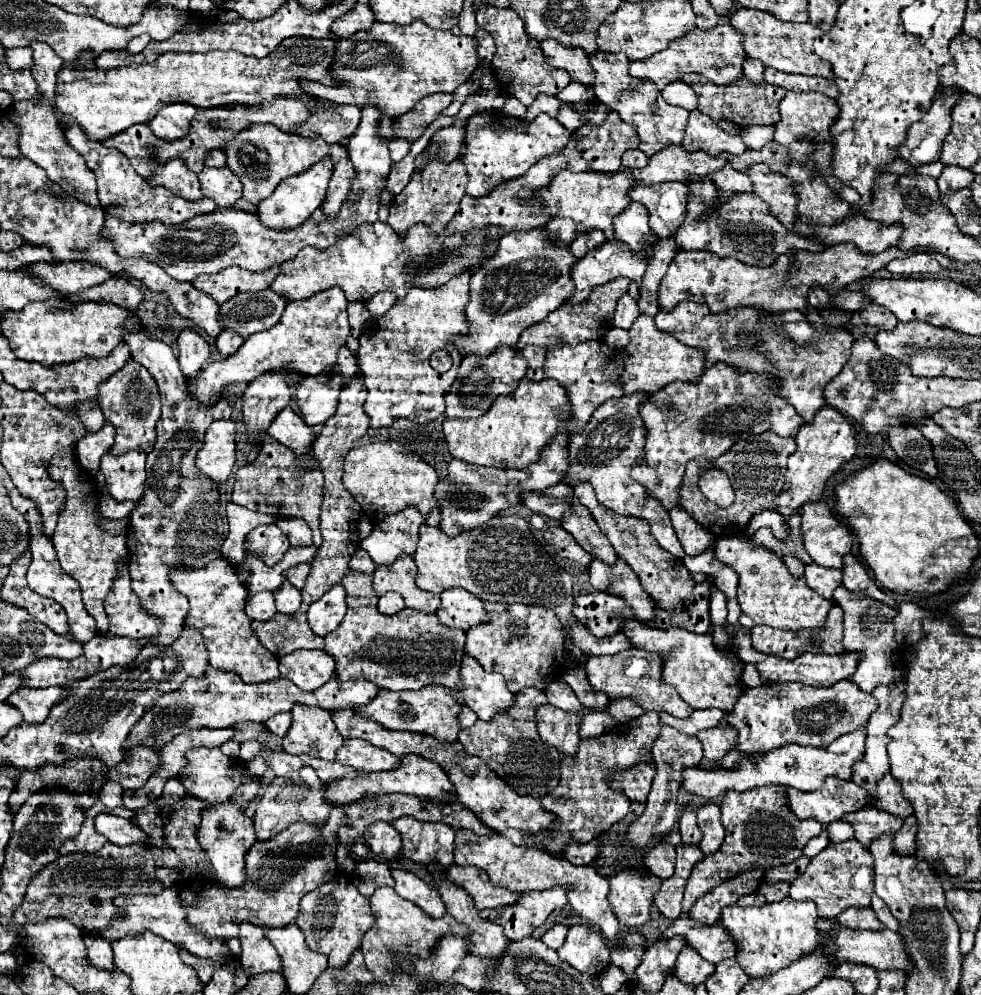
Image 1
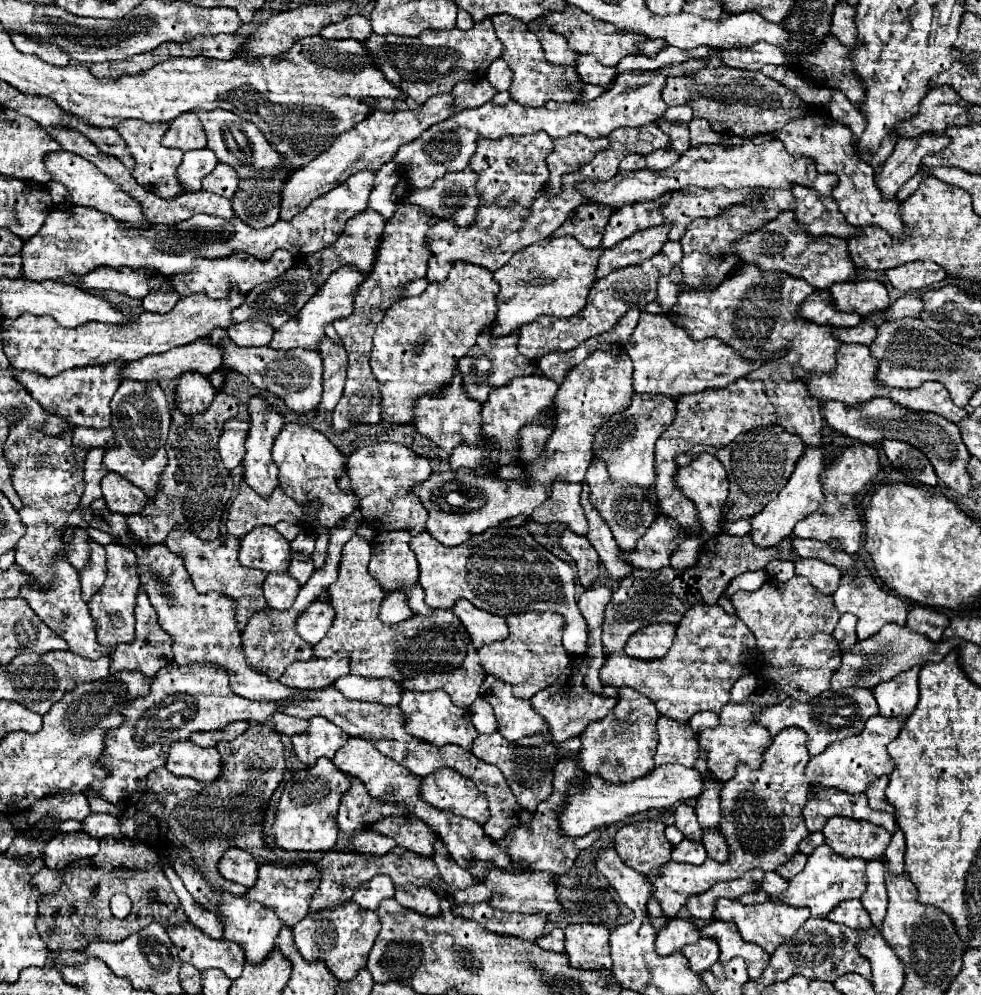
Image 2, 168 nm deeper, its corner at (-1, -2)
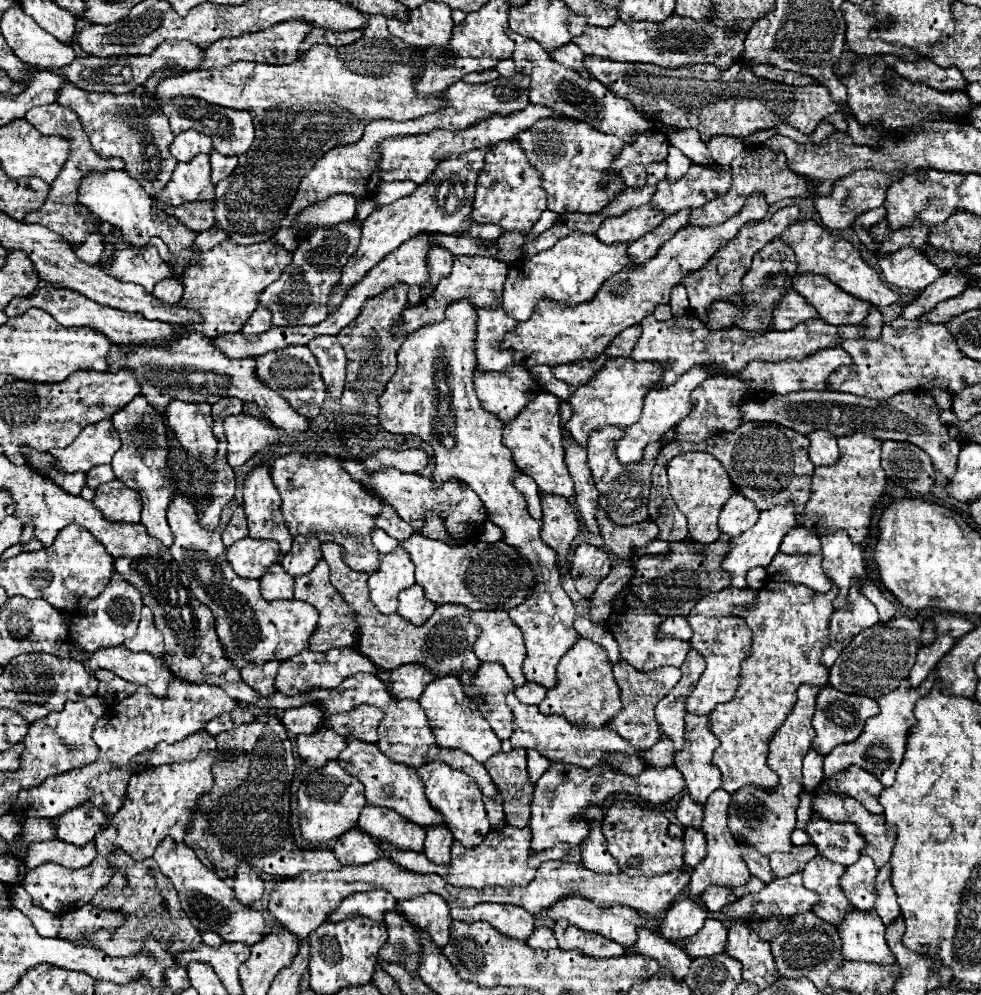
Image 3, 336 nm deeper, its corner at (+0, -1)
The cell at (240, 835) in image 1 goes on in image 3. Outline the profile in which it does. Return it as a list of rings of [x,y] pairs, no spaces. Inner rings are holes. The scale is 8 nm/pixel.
[[[246,862],[238,864],[238,872],[236,872],[236,880],[234,880],[234,894],[246,906],[252,906],[264,894],[262,878]]]

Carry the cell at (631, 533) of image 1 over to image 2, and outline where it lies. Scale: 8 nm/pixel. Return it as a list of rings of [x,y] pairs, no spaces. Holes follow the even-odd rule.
[[[593,461],[589,465],[585,481],[587,481],[589,489],[591,489],[591,505],[595,505],[597,513],[603,517],[603,521],[613,531],[613,537],[615,537],[619,549],[625,551],[625,553],[631,553],[631,549],[635,549],[639,537],[643,537],[643,533],[655,521],[655,511],[647,503],[643,491],[639,487],[627,485],[625,481],[611,481],[603,461]]]

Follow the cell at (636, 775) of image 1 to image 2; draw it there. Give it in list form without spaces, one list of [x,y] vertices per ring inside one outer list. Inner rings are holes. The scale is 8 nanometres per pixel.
[[[621,689],[615,709],[605,719],[591,723],[581,733],[583,745],[579,751],[579,767],[587,769],[589,775],[603,777],[603,781],[607,783],[631,783],[645,777],[651,769],[655,769],[653,755],[657,747],[657,719],[659,711],[647,697],[633,689]]]

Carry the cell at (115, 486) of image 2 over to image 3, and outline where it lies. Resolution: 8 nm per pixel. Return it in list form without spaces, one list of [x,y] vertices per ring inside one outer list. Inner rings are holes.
[[[120,480],[100,484],[96,488],[96,496],[92,502],[110,522],[130,522],[130,524],[140,522],[142,500],[138,492],[126,488]]]

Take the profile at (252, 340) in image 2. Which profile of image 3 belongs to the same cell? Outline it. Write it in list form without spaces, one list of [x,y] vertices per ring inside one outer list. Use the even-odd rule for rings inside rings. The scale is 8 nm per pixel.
[[[256,308],[256,312],[248,318],[248,322],[242,328],[242,334],[252,336],[252,334],[262,334],[272,328],[272,312],[268,308]]]

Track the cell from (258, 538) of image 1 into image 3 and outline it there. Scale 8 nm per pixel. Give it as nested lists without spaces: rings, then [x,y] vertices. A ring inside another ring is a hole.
[[[242,538],[226,548],[226,560],[242,578],[260,578],[278,558],[278,544],[274,540]]]

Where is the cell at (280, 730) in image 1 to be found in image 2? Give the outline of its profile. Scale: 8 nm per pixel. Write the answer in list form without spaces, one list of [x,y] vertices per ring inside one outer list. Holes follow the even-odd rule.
[[[275,713],[273,715],[273,725],[281,735],[287,735],[287,737],[293,737],[295,733],[303,733],[307,729],[307,721],[285,715],[285,713]]]

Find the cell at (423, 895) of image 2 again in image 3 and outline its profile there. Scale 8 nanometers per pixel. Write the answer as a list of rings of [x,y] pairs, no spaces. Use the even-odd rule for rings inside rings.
[[[422,894],[412,900],[398,902],[398,906],[412,924],[416,924],[418,928],[426,930],[432,936],[438,948],[444,948],[448,944],[452,918],[450,918],[450,906],[442,900],[442,896]]]

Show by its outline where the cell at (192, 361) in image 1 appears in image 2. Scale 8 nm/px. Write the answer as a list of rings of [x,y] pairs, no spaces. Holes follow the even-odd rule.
[[[183,373],[177,385],[177,401],[185,415],[203,413],[215,397],[215,389],[209,383],[207,375],[199,373]]]

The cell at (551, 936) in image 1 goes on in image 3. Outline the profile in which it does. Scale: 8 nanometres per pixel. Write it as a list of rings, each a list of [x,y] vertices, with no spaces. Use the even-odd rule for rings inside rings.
[[[538,926],[534,928],[534,932],[530,934],[530,938],[526,940],[530,944],[530,948],[540,948],[540,950],[550,950],[550,948],[556,948],[556,938],[554,938],[554,932],[546,926]]]

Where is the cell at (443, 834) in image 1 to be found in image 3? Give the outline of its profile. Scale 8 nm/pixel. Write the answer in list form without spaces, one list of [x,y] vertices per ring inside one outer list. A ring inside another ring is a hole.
[[[364,806],[360,812],[360,818],[358,818],[358,828],[362,832],[370,834],[372,838],[394,844],[396,848],[414,850],[414,852],[424,850],[426,830],[418,824],[408,822],[394,810]]]

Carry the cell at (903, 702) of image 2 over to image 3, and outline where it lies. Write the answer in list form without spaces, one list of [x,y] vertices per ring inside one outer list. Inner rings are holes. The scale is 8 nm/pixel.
[[[942,634],[942,636],[936,638],[934,644],[920,648],[920,650],[918,650],[916,664],[914,664],[914,668],[910,670],[910,682],[912,682],[912,686],[920,686],[920,684],[926,680],[928,672],[940,662],[940,658],[942,658],[954,644],[956,644],[956,640],[954,640],[952,636]]]

